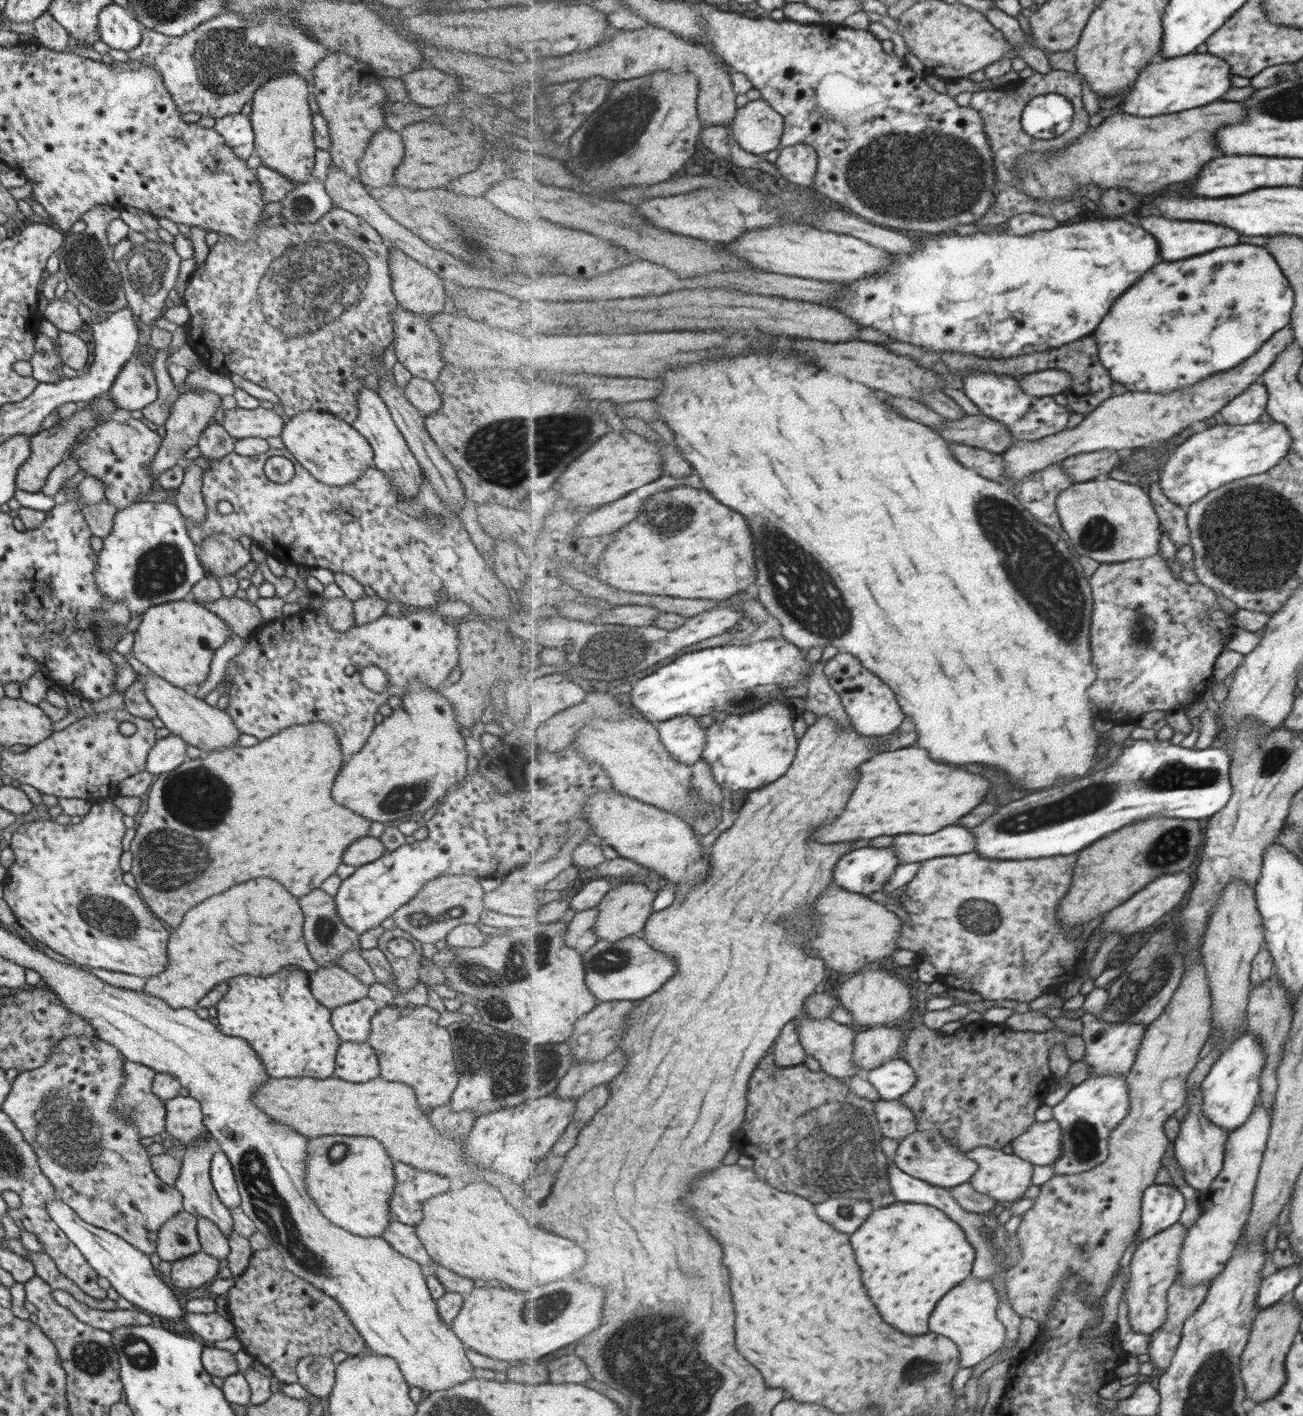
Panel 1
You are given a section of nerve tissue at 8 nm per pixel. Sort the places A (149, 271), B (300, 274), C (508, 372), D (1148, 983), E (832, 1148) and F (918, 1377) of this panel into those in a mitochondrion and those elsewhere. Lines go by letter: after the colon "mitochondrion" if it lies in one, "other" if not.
A: mitochondrion
B: mitochondrion
C: other
D: mitochondrion
E: mitochondrion
F: mitochondrion

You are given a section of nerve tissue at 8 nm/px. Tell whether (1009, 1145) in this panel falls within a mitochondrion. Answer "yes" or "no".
no

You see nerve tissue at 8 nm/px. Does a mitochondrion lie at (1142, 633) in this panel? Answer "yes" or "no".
yes

